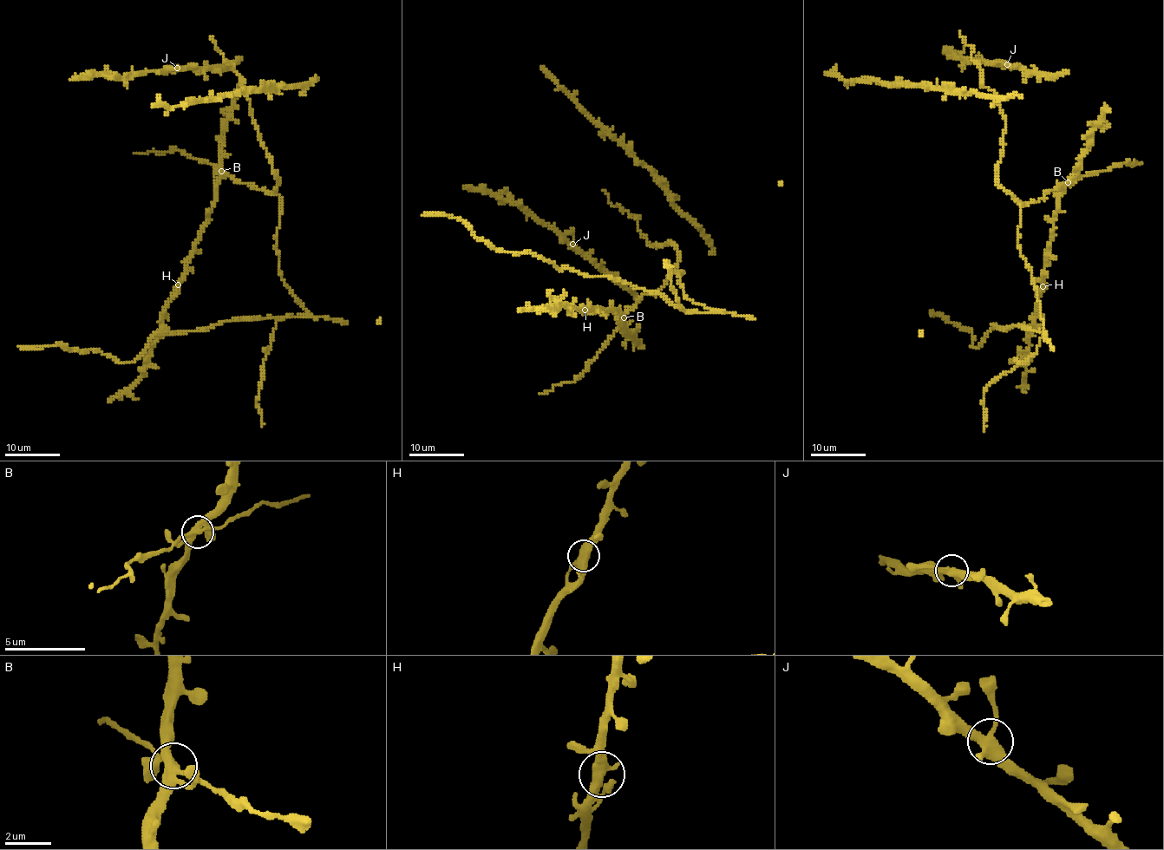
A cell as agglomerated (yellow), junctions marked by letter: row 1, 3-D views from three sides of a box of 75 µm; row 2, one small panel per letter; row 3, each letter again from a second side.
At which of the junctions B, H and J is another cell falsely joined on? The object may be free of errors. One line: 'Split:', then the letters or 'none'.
Split: none

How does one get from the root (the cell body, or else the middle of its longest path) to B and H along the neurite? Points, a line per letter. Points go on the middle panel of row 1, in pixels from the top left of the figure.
B: (679, 277), (683, 271), (675, 271), (654, 294), (643, 295), (624, 317)
H: (679, 277), (683, 271), (675, 271), (654, 294), (644, 294), (637, 304), (624, 314), (615, 310), (585, 310)

